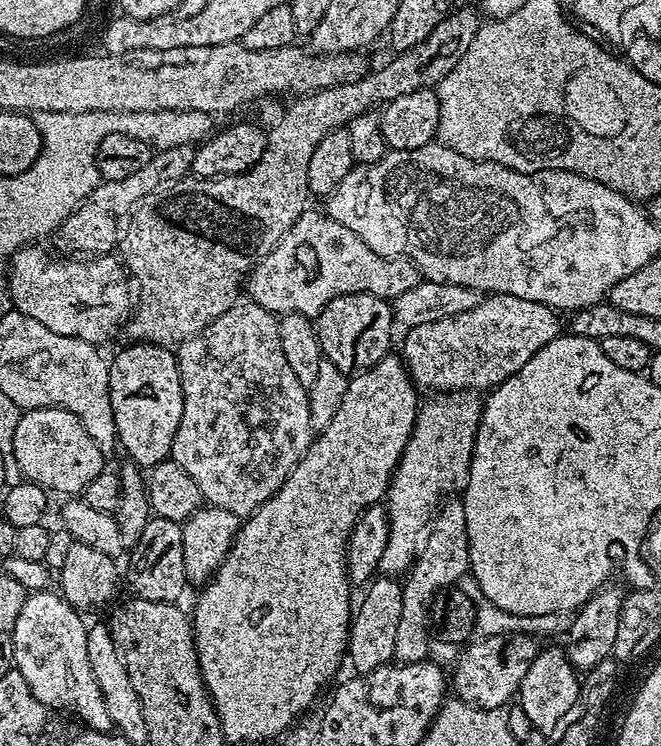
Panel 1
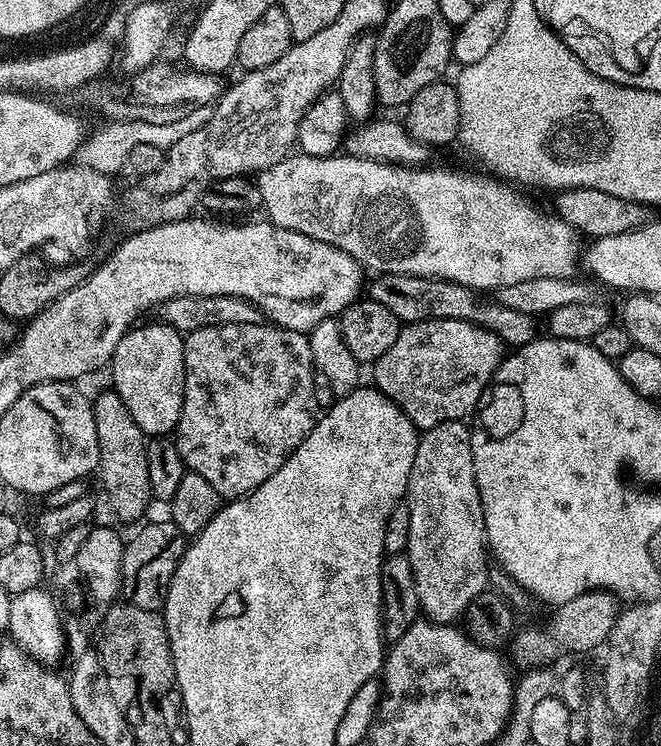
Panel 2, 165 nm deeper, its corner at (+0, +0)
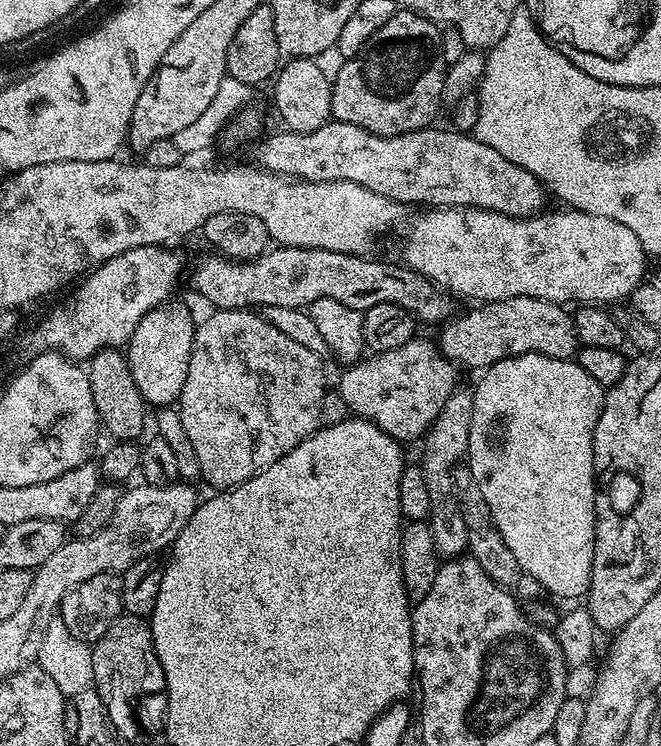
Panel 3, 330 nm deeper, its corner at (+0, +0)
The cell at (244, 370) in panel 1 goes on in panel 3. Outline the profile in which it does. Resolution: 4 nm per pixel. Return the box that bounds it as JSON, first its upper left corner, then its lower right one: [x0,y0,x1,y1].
[178,308,326,490]

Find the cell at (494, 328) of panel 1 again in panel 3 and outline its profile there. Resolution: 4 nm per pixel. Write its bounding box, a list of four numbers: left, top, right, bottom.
[338,338,457,442]

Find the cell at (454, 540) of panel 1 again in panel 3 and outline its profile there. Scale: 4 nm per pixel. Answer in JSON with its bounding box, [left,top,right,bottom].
[422,390,474,558]

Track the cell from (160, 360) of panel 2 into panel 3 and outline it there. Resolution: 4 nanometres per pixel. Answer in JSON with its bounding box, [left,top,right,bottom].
[126,302,197,406]

